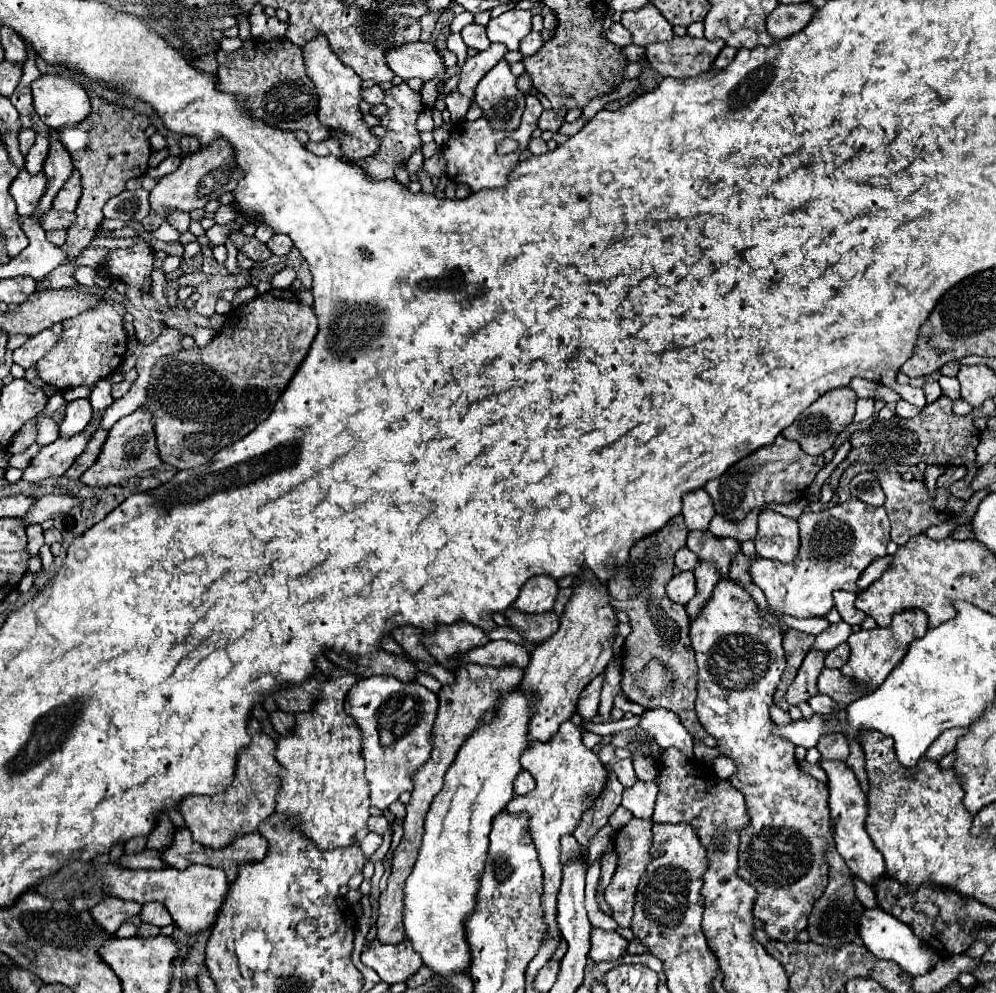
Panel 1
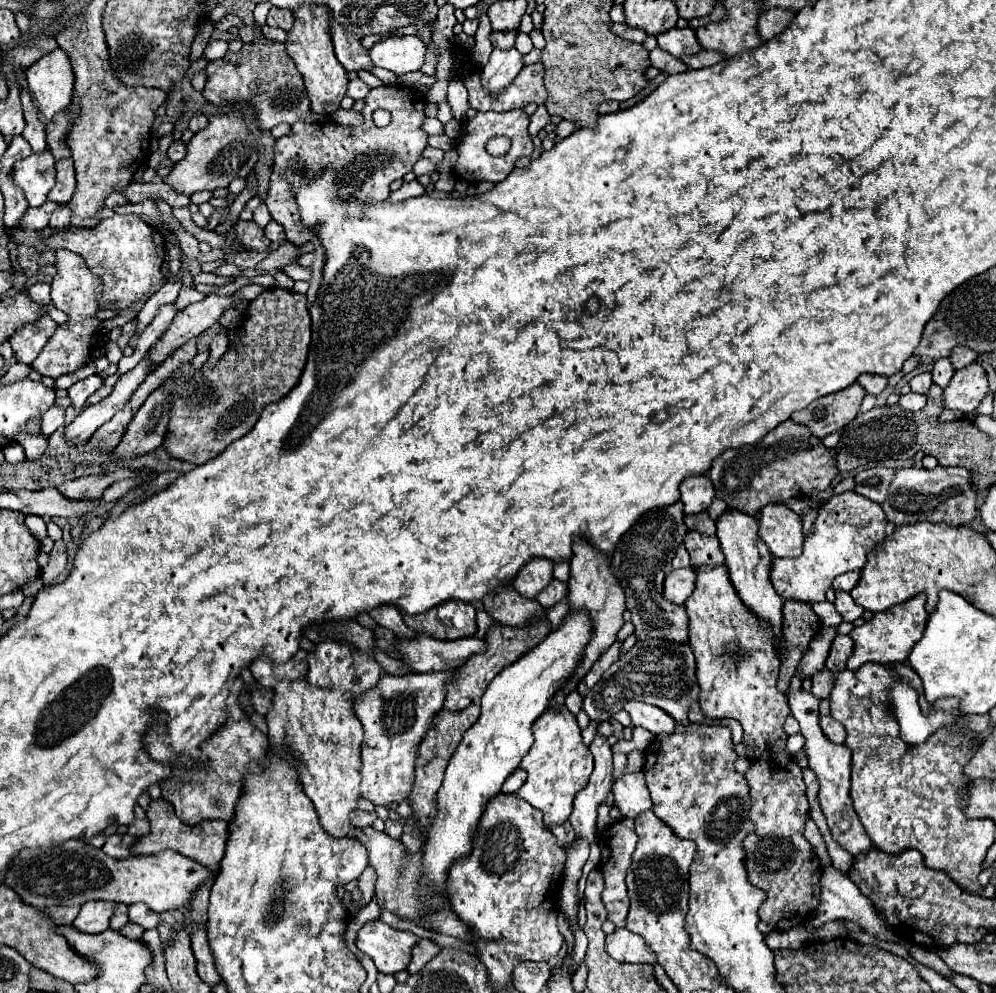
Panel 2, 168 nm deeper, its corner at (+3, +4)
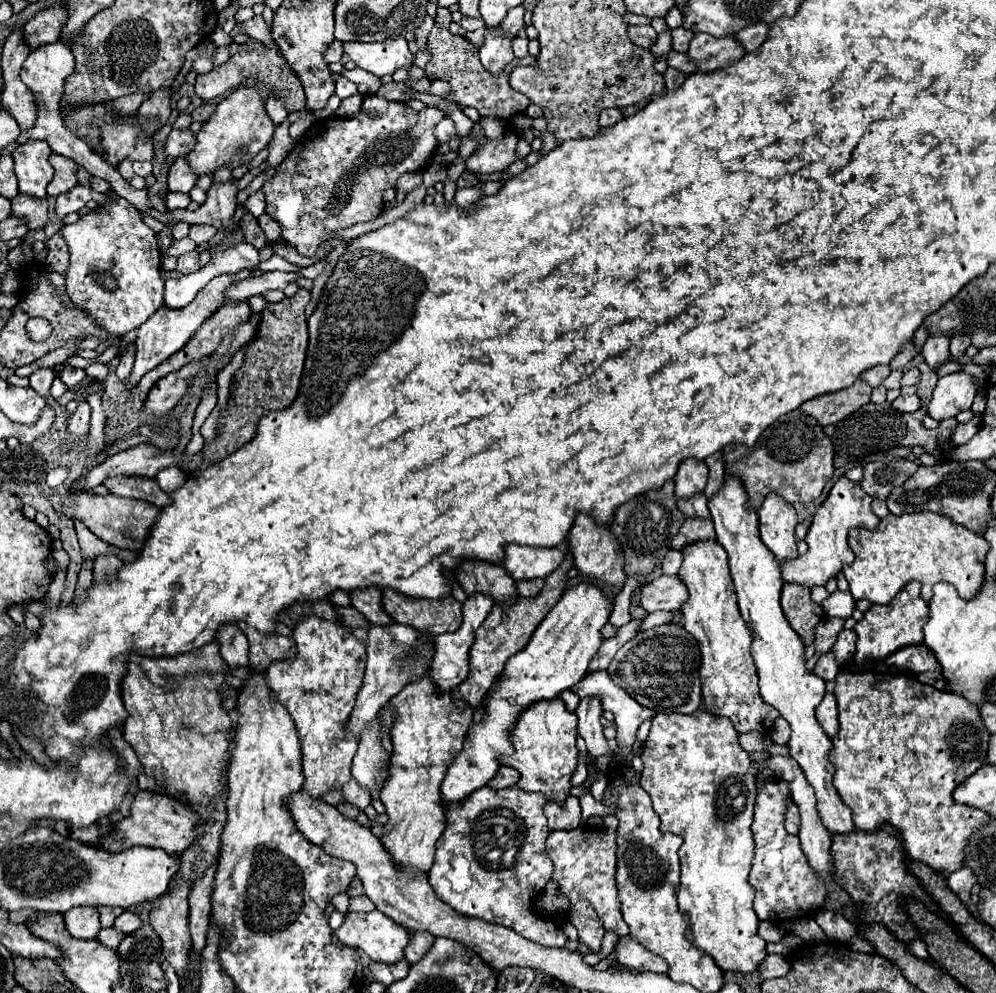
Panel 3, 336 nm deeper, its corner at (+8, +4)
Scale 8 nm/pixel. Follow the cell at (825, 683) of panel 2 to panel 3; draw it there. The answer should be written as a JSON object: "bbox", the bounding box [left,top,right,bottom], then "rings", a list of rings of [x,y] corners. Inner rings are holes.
{"bbox":[813,652,839,682],"rings":[[[831,652],[819,656],[819,660],[815,664],[815,670],[813,670],[815,676],[823,678],[825,682],[833,682],[835,676],[837,676],[837,672],[839,672],[839,666],[837,666],[837,662],[835,662],[835,658],[833,658]]]}

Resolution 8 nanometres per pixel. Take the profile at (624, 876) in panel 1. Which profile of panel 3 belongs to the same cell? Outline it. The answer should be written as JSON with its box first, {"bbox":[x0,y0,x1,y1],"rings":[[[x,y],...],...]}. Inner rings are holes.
{"bbox":[547,828,629,936],"rings":[[[589,828],[557,830],[551,832],[547,838],[547,856],[555,864],[553,880],[557,880],[559,892],[569,896],[571,904],[575,904],[581,898],[587,898],[593,904],[595,912],[599,914],[605,930],[611,930],[619,936],[629,934],[629,926],[621,916],[621,904],[615,886],[615,866],[617,866],[615,834]]]}

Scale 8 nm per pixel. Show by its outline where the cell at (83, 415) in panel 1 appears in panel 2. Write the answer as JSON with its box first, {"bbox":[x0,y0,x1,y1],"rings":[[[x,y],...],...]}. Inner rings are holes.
{"bbox":[68,374,102,408],"rings":[[[98,374],[90,376],[90,378],[84,378],[84,380],[78,380],[76,384],[72,384],[68,388],[68,396],[72,398],[72,406],[74,408],[84,408],[84,402],[90,394],[94,394],[98,388],[102,386],[102,378]]]}

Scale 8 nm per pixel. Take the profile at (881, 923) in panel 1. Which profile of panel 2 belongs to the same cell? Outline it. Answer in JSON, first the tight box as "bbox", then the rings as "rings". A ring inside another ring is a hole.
{"bbox":[808,864,900,942],"rings":[[[832,864],[822,868],[822,896],[820,896],[820,904],[814,910],[812,918],[808,920],[808,926],[818,928],[830,920],[852,920],[856,924],[860,924],[862,930],[870,932],[872,936],[876,936],[878,940],[886,940],[886,942],[900,942],[900,938],[896,934],[890,932],[890,928],[884,928],[884,924],[880,924],[880,916],[876,916],[876,912],[872,912],[872,904],[868,904],[868,900],[864,900],[864,894],[856,888],[856,884],[840,870],[836,870]]]}

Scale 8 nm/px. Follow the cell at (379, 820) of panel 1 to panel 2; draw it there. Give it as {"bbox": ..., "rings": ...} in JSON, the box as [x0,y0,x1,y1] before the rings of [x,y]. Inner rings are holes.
{"bbox":[350,810,378,828],"rings":[[[356,810],[356,812],[354,812],[354,816],[350,818],[350,822],[352,822],[352,826],[366,828],[366,826],[370,826],[376,818],[378,818],[378,816],[376,816],[376,812],[362,812],[362,810]]]}

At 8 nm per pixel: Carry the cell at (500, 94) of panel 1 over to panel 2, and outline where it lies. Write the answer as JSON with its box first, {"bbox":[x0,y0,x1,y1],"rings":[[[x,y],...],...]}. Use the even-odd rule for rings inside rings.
{"bbox":[482,48,524,94],"rings":[[[494,48],[488,64],[482,68],[484,88],[492,90],[494,94],[502,92],[502,88],[506,88],[518,76],[522,66],[524,66],[522,54],[516,48],[508,48],[508,50]]]}

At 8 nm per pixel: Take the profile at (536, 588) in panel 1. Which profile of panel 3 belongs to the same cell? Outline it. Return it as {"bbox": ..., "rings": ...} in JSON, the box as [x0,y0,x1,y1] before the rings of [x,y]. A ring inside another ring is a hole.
{"bbox":[503,544,565,580],"rings":[[[511,544],[505,548],[503,566],[513,580],[531,580],[549,576],[561,562],[565,552],[561,548],[533,548]]]}

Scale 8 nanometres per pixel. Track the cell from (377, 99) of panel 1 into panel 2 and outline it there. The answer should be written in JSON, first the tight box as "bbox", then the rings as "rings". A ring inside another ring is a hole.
{"bbox":[346,78,370,100],"rings":[[[356,78],[356,80],[350,80],[350,82],[348,82],[346,96],[350,96],[350,98],[358,100],[358,98],[366,98],[366,96],[368,96],[368,92],[370,92],[370,88],[368,88],[360,78]]]}

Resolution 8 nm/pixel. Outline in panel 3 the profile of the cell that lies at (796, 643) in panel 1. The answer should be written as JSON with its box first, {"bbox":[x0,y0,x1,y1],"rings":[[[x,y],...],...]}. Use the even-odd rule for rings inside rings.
{"bbox":[781,584,823,646],"rings":[[[785,584],[781,590],[781,608],[791,628],[801,636],[803,644],[809,646],[815,626],[823,616],[821,606],[811,600],[811,590],[799,584]]]}

